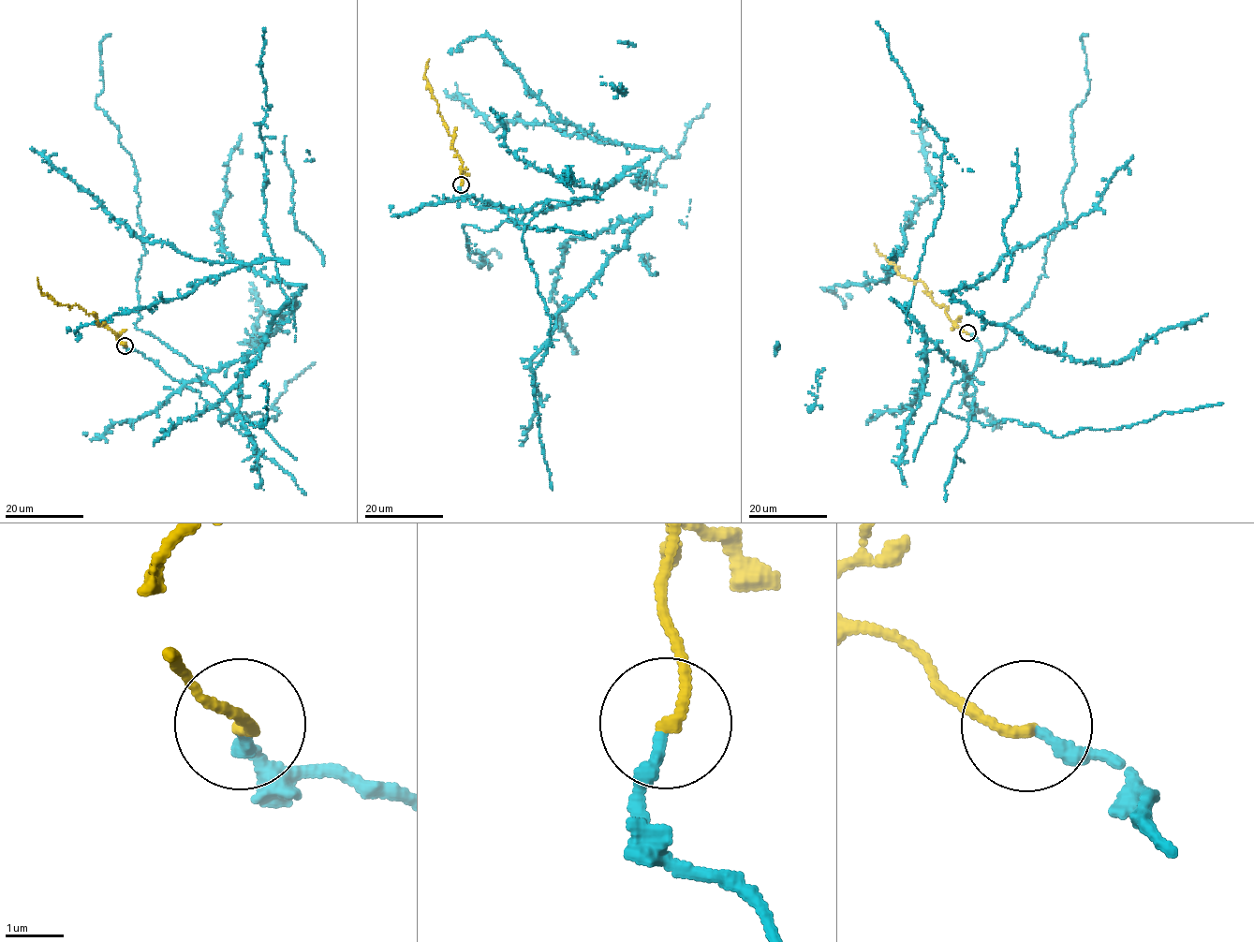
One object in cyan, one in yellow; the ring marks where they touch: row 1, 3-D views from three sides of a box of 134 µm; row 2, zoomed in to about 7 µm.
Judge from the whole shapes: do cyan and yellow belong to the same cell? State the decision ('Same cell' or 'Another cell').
Same cell

